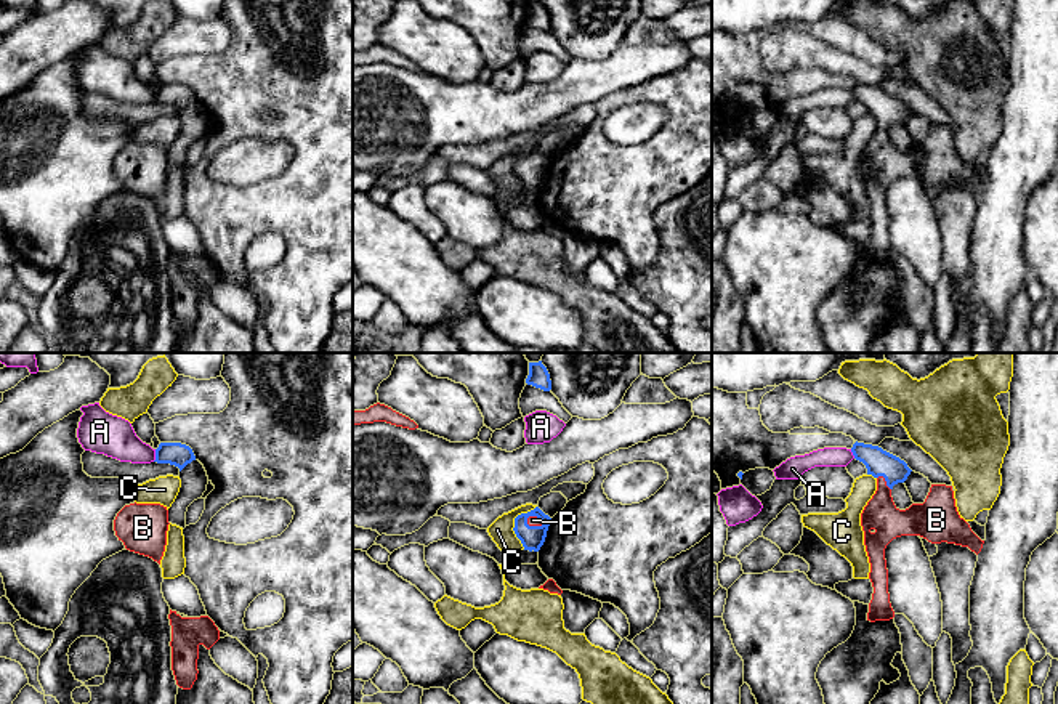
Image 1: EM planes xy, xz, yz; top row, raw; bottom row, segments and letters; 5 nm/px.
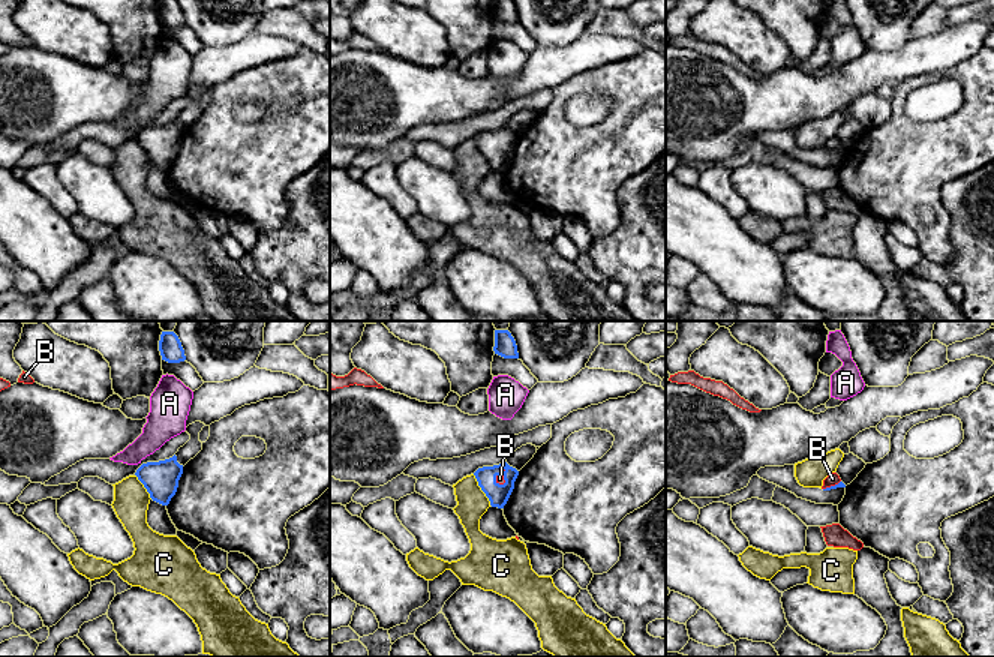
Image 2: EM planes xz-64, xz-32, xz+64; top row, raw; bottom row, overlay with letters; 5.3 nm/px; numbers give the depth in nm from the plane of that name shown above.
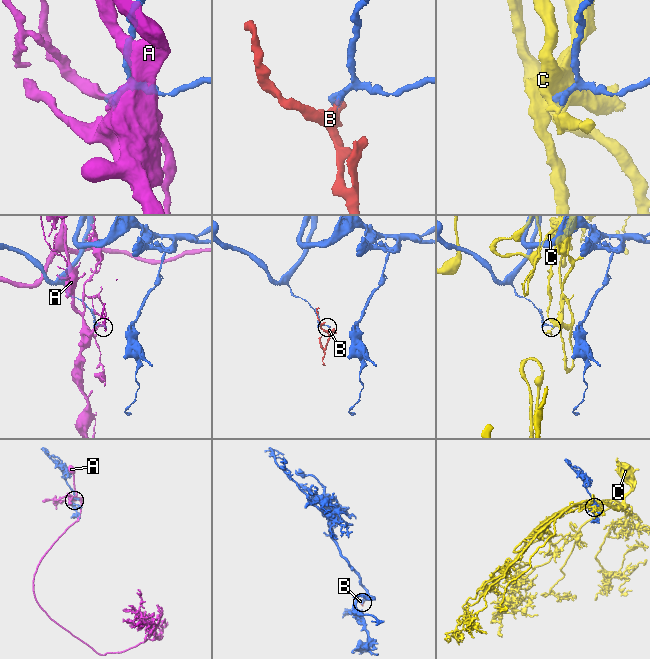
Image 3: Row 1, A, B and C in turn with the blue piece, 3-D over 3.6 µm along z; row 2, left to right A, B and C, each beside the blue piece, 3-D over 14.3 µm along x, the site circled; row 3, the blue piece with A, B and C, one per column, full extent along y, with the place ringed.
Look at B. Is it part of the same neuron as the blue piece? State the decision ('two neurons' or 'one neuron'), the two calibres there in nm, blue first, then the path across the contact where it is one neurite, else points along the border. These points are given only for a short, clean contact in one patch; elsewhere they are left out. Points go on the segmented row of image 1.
one neuron; 140 nm thick on the blue side, 170 nm on the other; runs through yz (879, 462), (885, 469), (885, 480), (880, 513)

